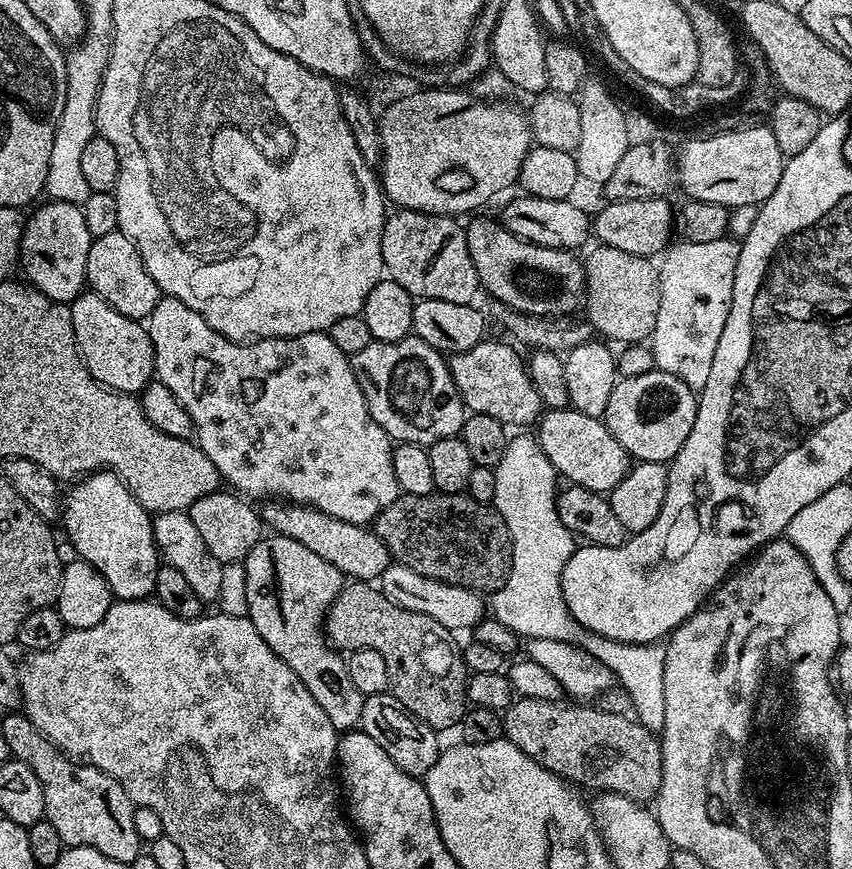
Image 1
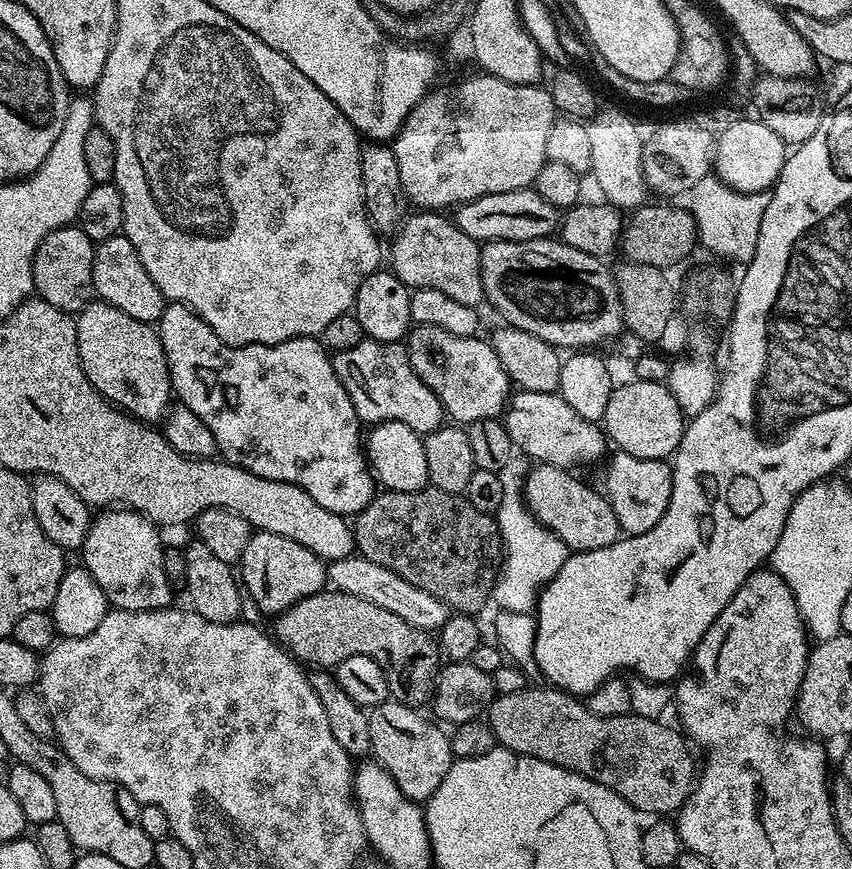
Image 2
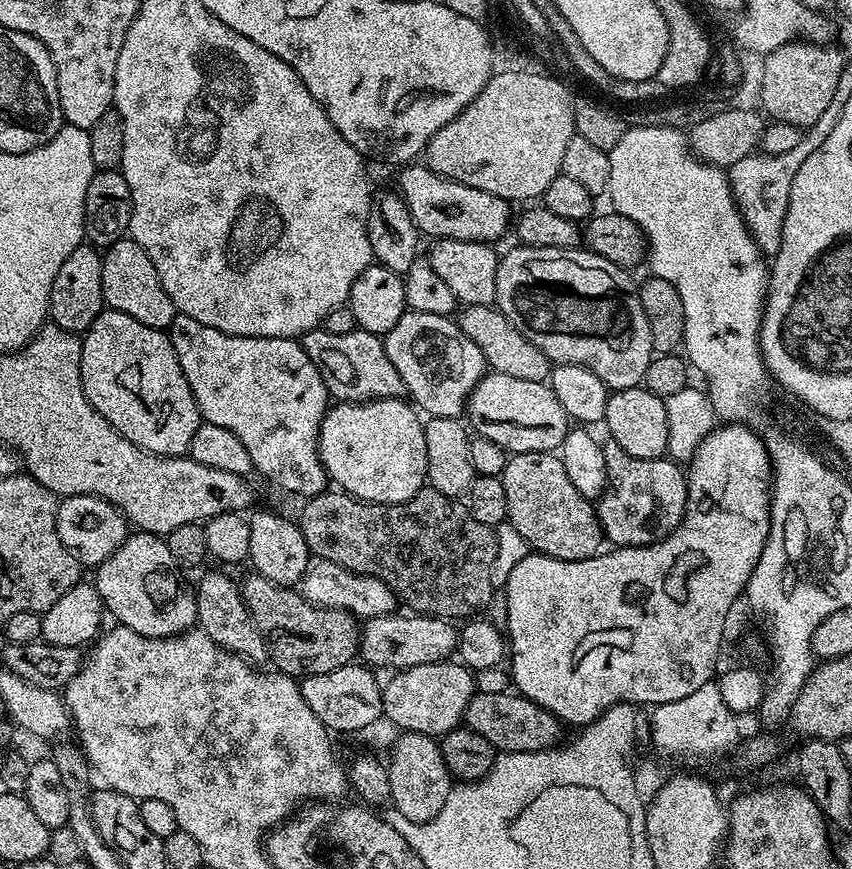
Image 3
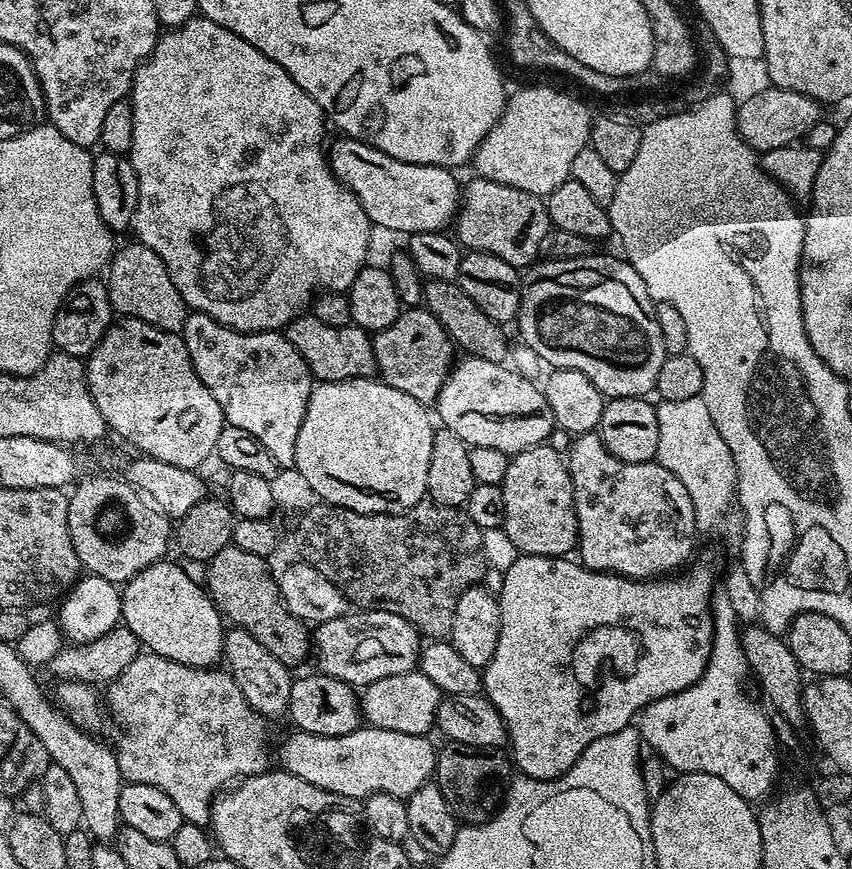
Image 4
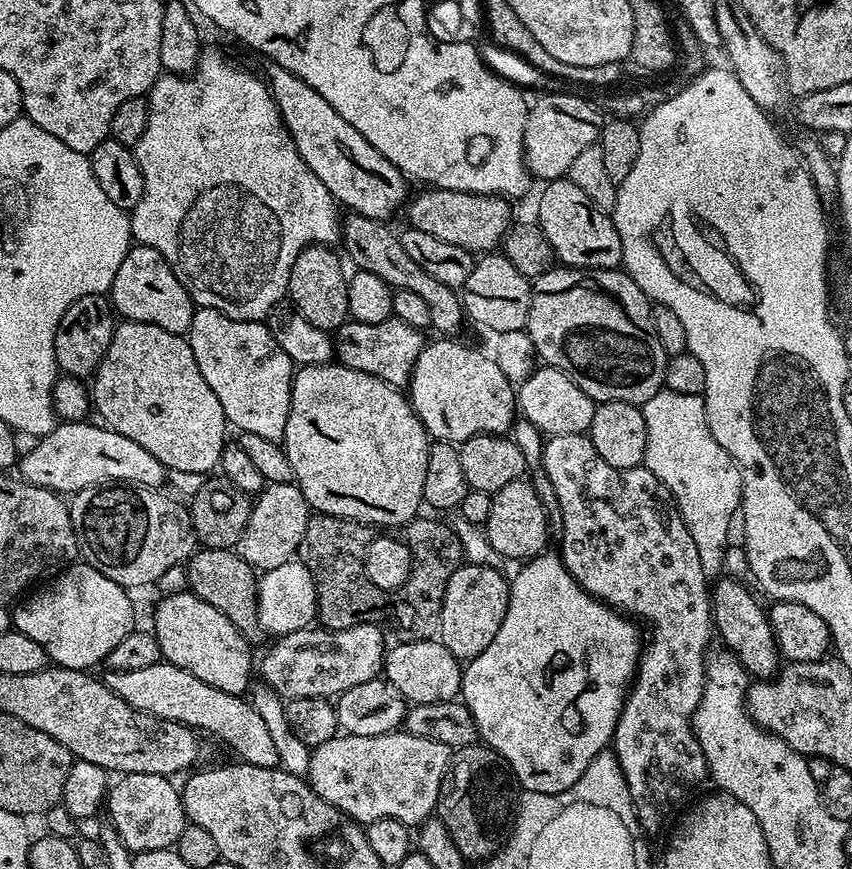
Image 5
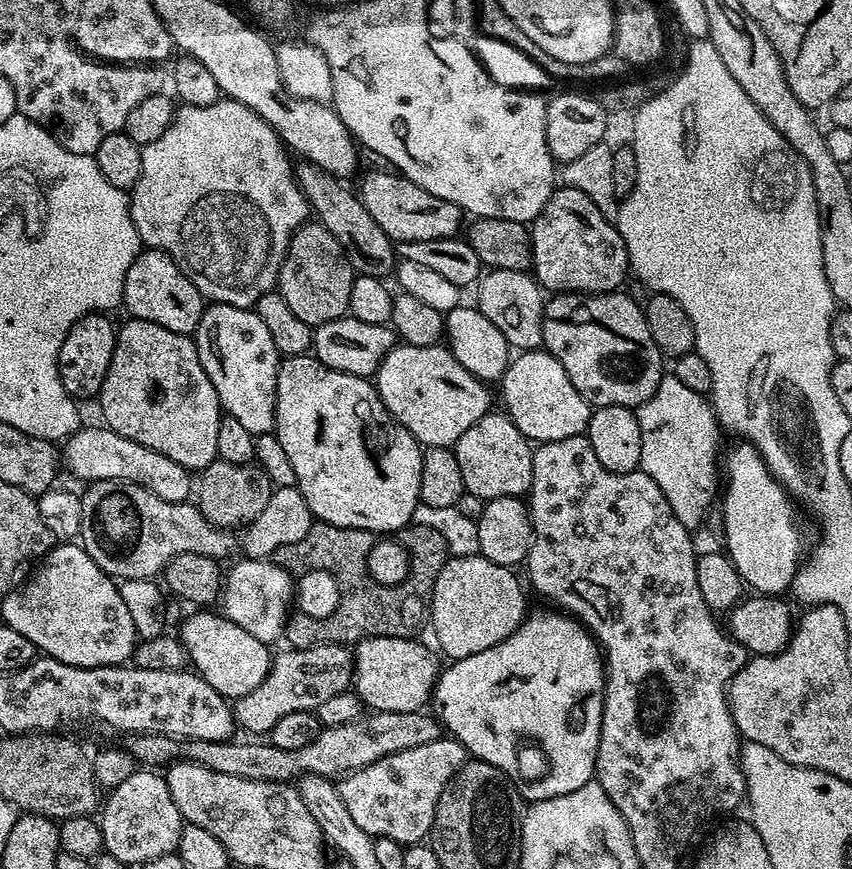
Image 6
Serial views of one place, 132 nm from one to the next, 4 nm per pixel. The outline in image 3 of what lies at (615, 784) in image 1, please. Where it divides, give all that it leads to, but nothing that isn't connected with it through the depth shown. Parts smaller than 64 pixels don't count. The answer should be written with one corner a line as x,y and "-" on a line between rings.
512,690
502,694
476,692
466,706
463,723
470,730
482,734
482,738
486,738
486,742
490,742
500,752
546,752
561,743
562,721

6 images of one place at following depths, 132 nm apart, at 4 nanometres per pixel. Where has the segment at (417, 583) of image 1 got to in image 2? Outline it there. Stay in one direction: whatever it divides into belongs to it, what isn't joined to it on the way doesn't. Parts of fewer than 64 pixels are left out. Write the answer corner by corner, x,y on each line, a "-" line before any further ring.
353,554
344,560
331,561
326,568
326,580
335,591
366,598
374,602
374,606
382,606
382,610
390,610
390,614
398,614
398,618
410,622
410,626
439,630
450,617
447,604
426,594
426,590
418,590
418,586
410,586
410,582
398,578
394,570
386,570
386,566
378,562
370,562
359,554

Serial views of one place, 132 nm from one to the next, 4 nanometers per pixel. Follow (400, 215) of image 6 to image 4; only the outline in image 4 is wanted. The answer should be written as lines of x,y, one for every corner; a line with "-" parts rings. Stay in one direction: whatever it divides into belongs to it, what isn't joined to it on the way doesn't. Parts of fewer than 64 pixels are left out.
472,178
468,185
463,185
455,228
455,239
465,249
494,254
494,258
502,258
502,262
510,262
510,266
524,270
537,263
544,239
554,225
547,203
541,197
502,182

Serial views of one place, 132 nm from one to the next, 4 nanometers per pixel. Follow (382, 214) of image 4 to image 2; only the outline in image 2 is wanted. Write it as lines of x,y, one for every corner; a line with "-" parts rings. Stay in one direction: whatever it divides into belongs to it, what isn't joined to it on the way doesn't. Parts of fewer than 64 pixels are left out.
532,186
518,190
506,190
502,194
479,196
470,202
459,205
454,212
454,222
460,227
462,234
474,238
477,242
505,240
521,244
527,240
543,240
551,237
559,229
561,219
561,209
550,206
550,202
546,202
546,198
542,198
542,194
538,194
535,187

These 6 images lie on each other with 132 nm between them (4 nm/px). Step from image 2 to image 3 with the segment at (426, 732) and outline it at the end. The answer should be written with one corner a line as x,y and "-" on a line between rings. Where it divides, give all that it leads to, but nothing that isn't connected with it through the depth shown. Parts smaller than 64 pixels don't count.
401,731
398,736
392,744
392,757
386,760
392,795
390,804
400,811
400,820
425,824
438,814
438,810
442,810
454,787
454,780
442,758
439,743
433,737
405,731

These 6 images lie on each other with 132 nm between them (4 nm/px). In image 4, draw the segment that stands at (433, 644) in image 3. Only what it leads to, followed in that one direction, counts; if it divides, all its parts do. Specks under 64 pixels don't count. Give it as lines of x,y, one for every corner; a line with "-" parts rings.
349,610
314,628
314,660
321,673
353,686
413,671
419,663
422,637
416,627
392,611

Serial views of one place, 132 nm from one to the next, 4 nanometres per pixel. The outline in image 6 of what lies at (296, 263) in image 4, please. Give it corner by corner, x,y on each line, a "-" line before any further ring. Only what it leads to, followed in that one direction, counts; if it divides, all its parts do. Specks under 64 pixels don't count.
221,98
215,100
210,106
194,106
184,104
175,109
172,125
154,142
143,145
142,148
142,174
138,178
136,187
130,192
130,207
132,221
140,235
140,243
145,249
157,248
158,251
171,256
172,260
198,286
200,295
205,301
218,304
229,304
239,308
252,308
267,292
277,287
280,279
280,267
284,255
288,252
288,244
292,236
298,231
301,224
309,219
310,209
308,200
296,181
293,161
288,161
289,153
280,136
269,126
254,110
247,108
242,102

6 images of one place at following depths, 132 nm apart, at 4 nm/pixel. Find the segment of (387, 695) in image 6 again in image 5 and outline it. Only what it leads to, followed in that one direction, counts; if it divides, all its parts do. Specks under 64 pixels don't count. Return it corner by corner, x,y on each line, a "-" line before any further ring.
439,639
409,640
396,642
387,649
383,660
382,676
404,698
412,704
426,702
446,702
460,696
460,678
462,675
461,661
446,650

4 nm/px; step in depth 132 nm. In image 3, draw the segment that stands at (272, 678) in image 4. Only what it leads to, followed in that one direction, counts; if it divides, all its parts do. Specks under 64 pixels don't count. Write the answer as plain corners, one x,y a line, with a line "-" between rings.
208,572
197,584
194,584
194,591
199,631
214,638
214,642
218,642
220,648
225,648
233,656
242,656
249,662
268,660
268,650
264,646
264,639
248,615
248,608
244,604
244,594
237,581
235,584
224,572

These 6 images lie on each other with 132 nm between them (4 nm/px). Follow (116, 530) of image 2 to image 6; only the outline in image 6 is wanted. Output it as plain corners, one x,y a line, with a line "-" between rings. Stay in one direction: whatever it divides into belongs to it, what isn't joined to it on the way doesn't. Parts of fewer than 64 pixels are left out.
212,610
193,611
196,613
186,617
184,625
181,626
180,632
178,631
178,639
184,645
184,649
188,651
191,667
205,682
214,686
214,690
218,690
218,694
222,697
235,698
250,694
250,690
257,688
266,678
268,667
272,665
273,653
270,651
269,645
258,642
258,638
254,638
254,634
246,634
246,630
242,630
242,626
230,622
219,611
208,611

